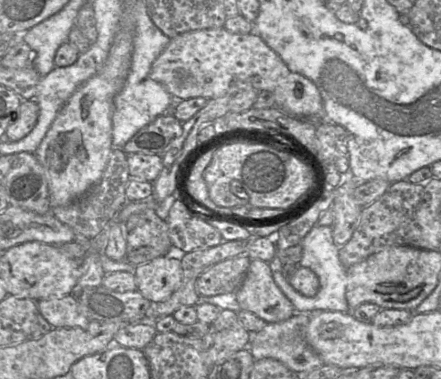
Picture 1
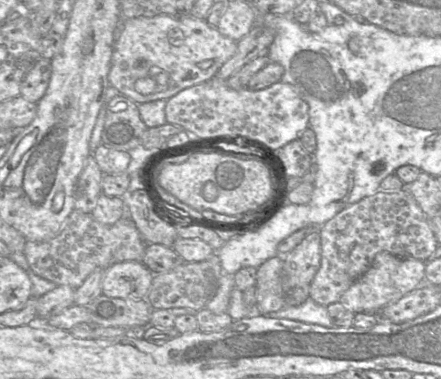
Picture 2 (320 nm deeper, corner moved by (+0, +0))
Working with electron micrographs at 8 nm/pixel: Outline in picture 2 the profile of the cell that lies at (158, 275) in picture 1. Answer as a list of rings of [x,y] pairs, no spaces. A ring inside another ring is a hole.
[[[143,262],[113,263],[104,269],[102,294],[112,298],[145,299],[153,277]]]

